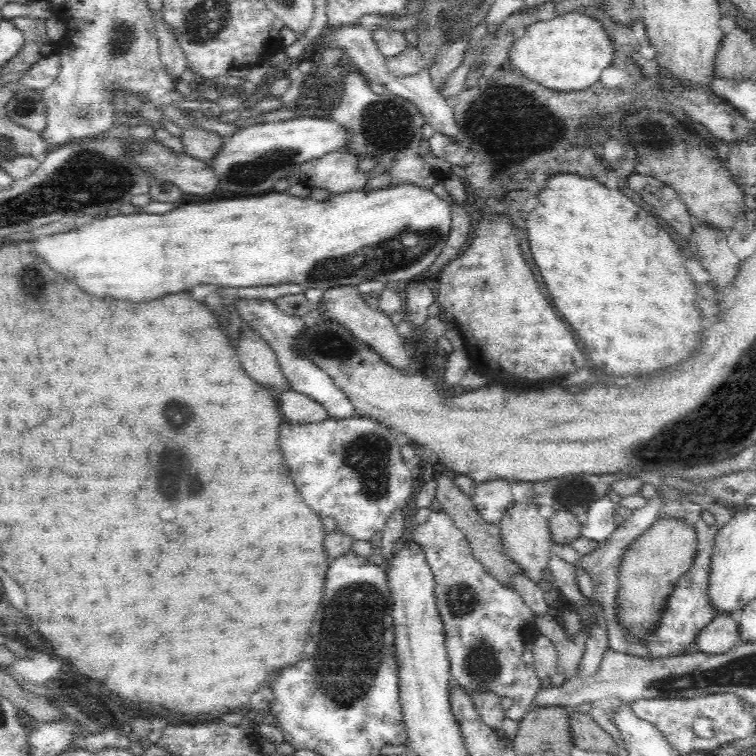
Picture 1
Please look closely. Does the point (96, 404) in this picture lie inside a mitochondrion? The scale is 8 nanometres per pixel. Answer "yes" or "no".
no

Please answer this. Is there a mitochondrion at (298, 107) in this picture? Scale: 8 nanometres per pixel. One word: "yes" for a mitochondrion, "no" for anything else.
no

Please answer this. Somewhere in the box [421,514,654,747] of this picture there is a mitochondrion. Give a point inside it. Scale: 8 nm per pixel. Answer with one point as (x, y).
(480, 664)

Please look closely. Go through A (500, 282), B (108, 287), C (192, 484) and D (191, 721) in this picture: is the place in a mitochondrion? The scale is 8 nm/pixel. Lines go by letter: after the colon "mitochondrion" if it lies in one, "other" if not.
A: mitochondrion
B: other
C: mitochondrion
D: other

